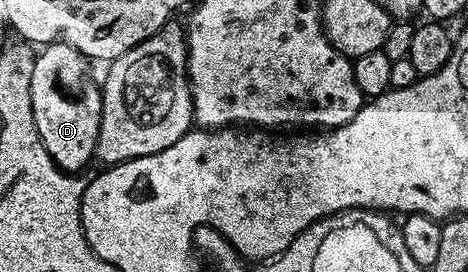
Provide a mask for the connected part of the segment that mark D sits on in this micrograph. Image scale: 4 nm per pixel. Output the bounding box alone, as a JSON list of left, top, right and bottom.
[30,42,102,176]

